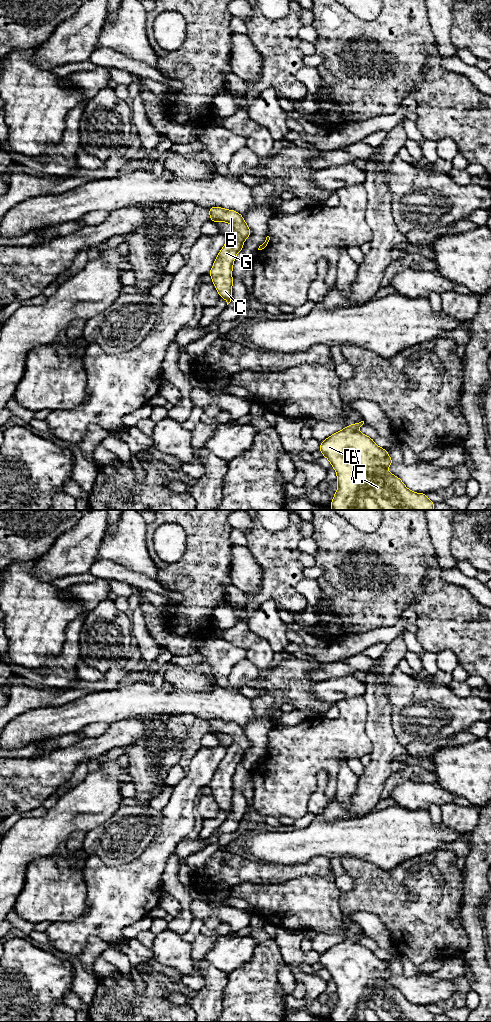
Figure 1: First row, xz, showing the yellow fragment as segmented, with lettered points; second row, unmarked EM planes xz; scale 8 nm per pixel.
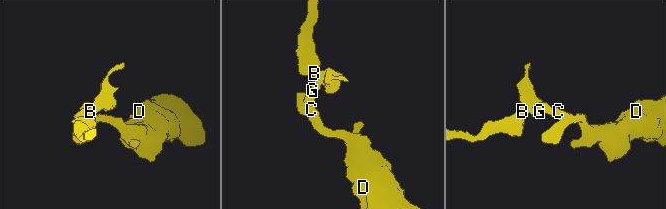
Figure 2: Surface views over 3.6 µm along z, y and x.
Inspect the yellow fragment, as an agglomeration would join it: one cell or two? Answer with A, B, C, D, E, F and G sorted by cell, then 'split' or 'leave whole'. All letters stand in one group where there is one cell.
A B C D E F G | leave whole

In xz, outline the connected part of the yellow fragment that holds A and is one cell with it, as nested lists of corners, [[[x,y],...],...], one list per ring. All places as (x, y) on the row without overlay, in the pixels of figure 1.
[[[364,933],[348,937],[321,954],[320,964],[337,985],[338,1002],[331,1014],[331,1022],[434,1022],[435,1015],[426,1006],[409,1002],[400,990],[387,982],[394,974],[386,961],[377,958],[372,950],[358,943],[363,936]]]

